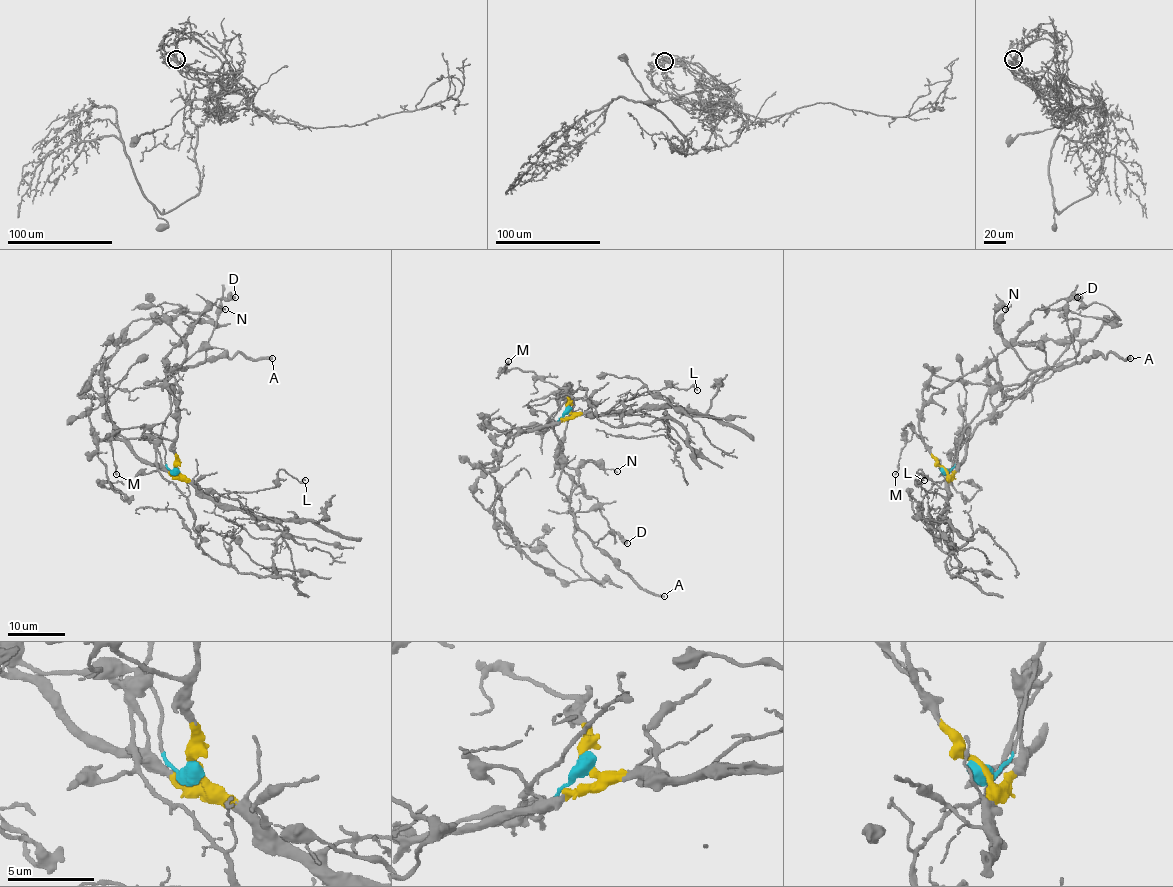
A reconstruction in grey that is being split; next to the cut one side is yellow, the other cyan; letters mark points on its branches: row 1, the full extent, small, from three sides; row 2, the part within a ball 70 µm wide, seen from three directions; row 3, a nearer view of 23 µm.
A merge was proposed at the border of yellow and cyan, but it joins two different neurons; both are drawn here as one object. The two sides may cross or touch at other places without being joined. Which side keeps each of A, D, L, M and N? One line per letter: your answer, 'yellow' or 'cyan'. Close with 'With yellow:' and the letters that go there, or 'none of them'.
A: cyan
D: yellow
L: yellow
M: yellow
N: cyan
With yellow: D, L, M

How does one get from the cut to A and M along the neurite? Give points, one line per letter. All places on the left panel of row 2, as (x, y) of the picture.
A: (177, 468), (165, 465), (160, 438), (170, 411), (165, 383), (177, 369), (238, 352), (251, 359), (273, 358)
M: (177, 468), (171, 441), (141, 426), (131, 426), (120, 429), (111, 441), (117, 475)

